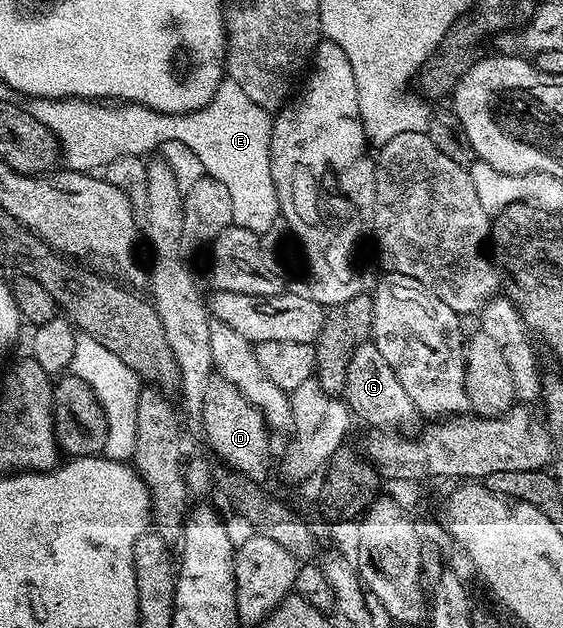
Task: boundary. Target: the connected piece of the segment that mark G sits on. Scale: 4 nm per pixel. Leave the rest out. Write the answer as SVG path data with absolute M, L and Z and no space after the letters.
M373 341L359 343L349 357L345 398L356 420L364 419L375 429L384 429L389 433L406 432L406 427L413 426L421 419L413 401L409 401L409 393L405 393L401 381L397 381L397 373L389 369L385 357L377 353L377 345Z

